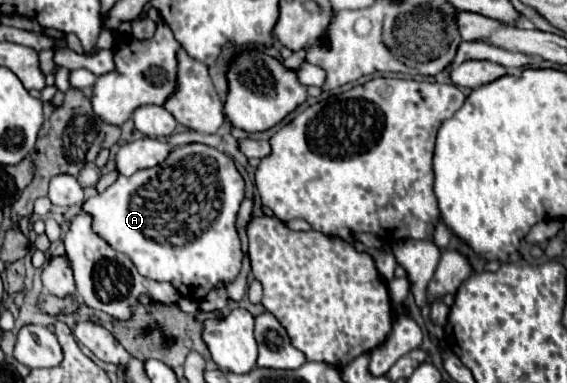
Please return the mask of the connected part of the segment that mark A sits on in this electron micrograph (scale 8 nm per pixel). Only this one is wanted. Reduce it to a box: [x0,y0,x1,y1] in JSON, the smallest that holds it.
[81,143,245,301]

